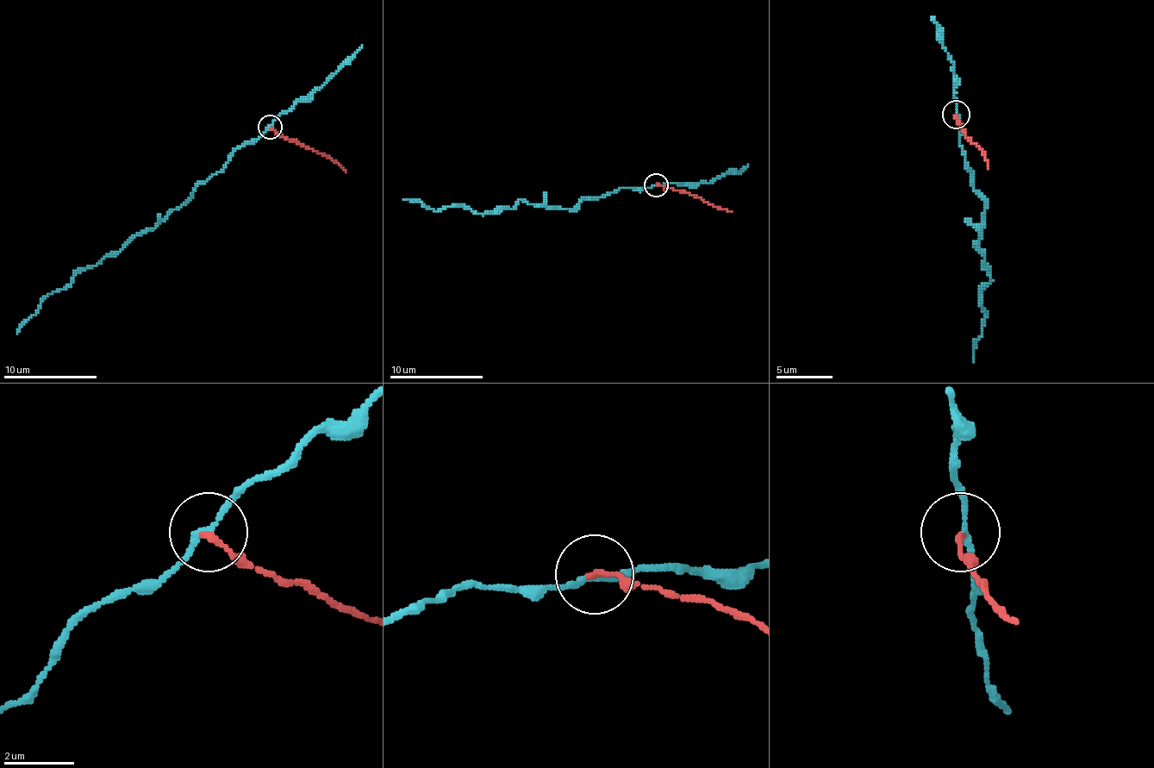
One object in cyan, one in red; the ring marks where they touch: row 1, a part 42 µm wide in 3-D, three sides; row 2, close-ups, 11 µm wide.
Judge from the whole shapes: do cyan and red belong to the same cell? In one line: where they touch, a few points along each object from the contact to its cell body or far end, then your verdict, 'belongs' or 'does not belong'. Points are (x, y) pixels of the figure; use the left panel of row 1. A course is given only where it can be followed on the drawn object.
(270, 127) | cyan via (271, 128), (245, 141), (219, 171), (160, 221), (47, 296), (17, 334) | red via (271, 128), (331, 158), (346, 171) | does not belong

